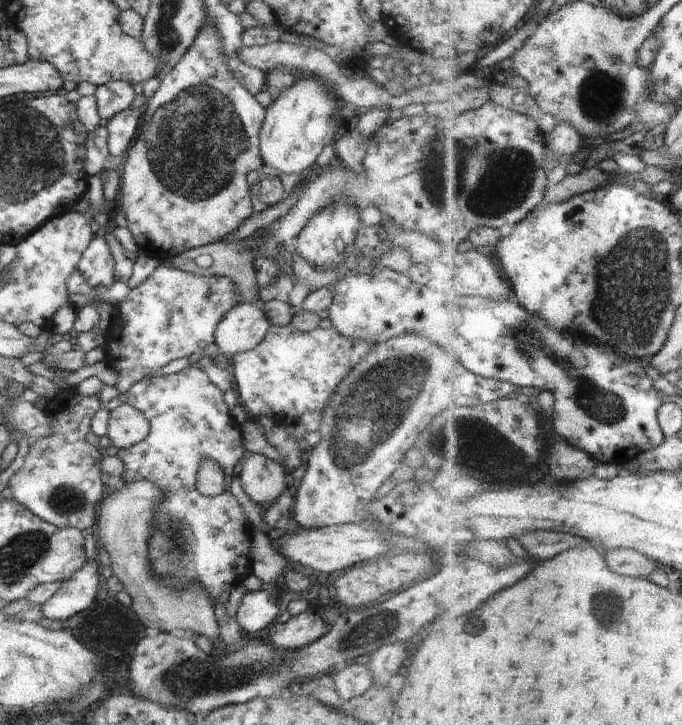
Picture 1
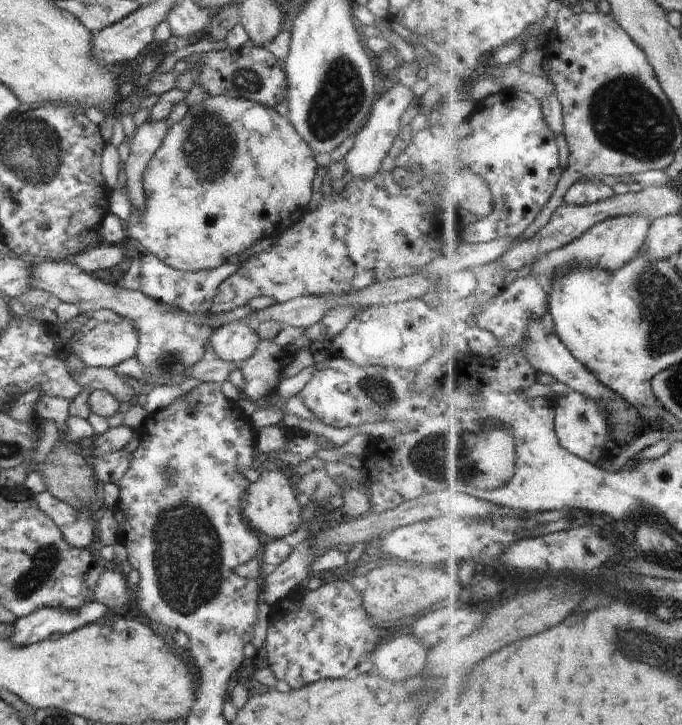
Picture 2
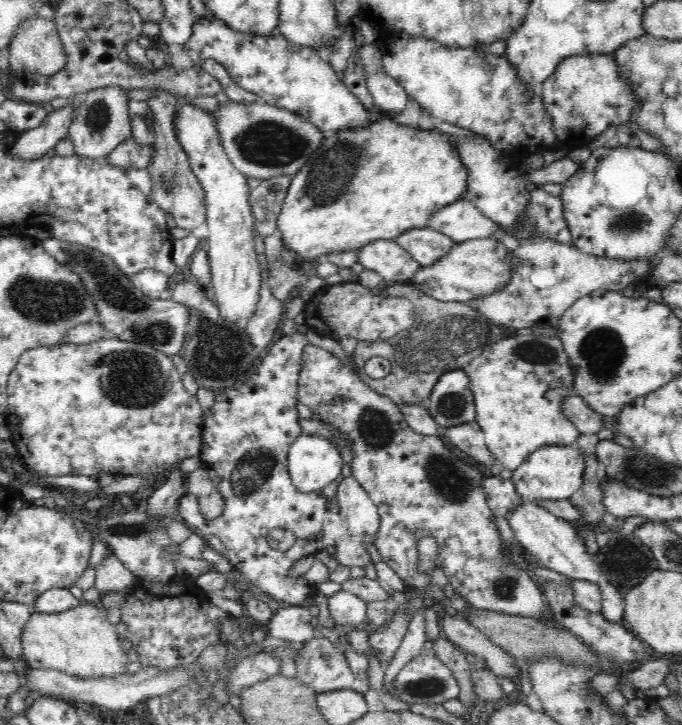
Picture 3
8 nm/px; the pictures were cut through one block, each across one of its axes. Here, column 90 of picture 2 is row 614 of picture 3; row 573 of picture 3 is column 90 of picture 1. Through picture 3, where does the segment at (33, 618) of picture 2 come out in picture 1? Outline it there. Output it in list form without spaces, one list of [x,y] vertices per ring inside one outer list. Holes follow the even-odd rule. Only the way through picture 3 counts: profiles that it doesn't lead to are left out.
[[[87,559],[86,564],[64,580],[60,590],[41,605],[42,616],[53,621],[66,620],[82,612],[95,601],[101,572],[99,562],[94,564]]]

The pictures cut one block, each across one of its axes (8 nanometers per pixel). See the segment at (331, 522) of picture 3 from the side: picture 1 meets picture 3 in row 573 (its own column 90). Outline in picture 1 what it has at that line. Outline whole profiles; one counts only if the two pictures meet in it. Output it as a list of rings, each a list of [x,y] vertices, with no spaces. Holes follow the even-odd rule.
[[[101,234],[92,237],[92,242],[78,261],[77,269],[88,286],[94,289],[98,286],[108,288],[114,284],[114,258]]]

